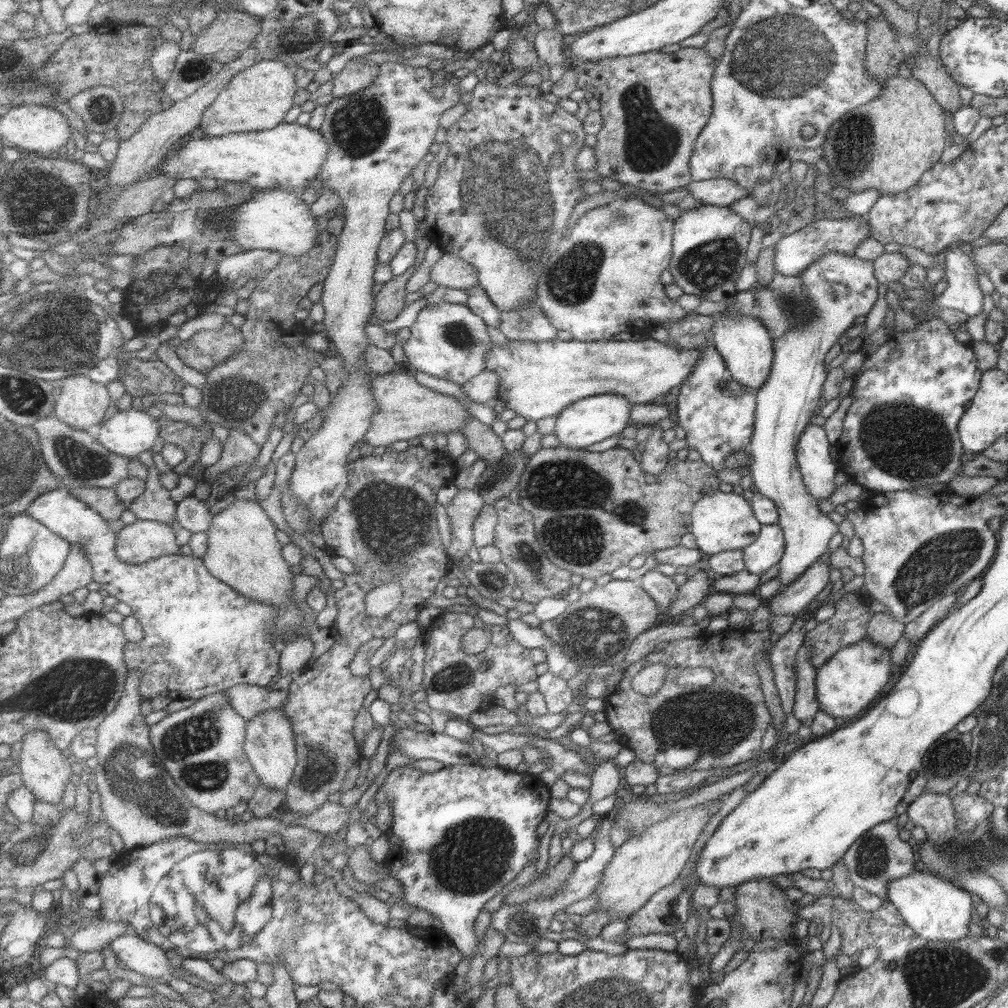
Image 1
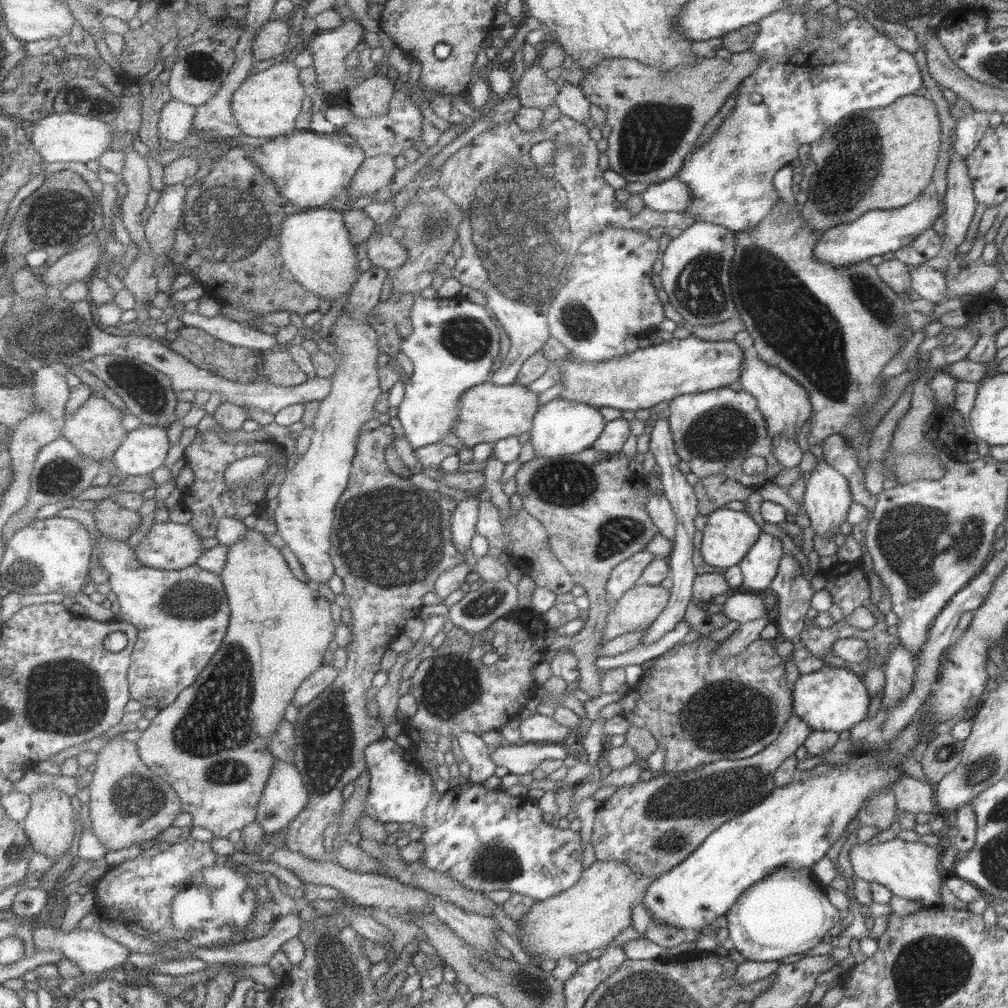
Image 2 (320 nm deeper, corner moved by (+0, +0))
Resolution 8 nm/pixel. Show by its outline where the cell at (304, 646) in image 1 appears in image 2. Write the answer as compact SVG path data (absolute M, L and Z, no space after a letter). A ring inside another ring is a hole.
M335 666L321 667L319 671L315 672L315 675L311 675L301 685L299 691L295 693L293 704L299 709L307 707L315 699L319 699L319 696L323 695L323 692L326 692L337 681L337 677L339 677L339 669Z

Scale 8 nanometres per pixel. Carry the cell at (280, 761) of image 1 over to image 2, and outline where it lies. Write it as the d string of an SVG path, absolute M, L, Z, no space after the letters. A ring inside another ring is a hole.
M278 758L258 808L256 822L265 832L289 827L309 805L309 792L295 762Z

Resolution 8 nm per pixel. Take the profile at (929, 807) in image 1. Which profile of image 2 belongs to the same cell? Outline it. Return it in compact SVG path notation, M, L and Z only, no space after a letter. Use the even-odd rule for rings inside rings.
M899 775L892 783L898 812L923 812L931 817L937 814L932 784L908 775Z

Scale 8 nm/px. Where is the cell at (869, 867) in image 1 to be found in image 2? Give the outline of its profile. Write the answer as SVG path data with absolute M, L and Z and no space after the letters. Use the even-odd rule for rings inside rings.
M885 790L885 792L879 792L871 798L867 798L863 802L863 808L859 808L857 816L859 817L858 824L862 826L875 826L879 829L879 832L883 832L891 826L893 816L898 814L896 808L896 800L891 790Z

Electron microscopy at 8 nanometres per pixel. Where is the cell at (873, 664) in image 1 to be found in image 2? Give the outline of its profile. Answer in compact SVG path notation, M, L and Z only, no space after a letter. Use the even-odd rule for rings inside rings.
M823 667L816 672L800 675L792 691L792 708L796 716L812 731L849 731L867 719L869 695L862 679L843 668Z

